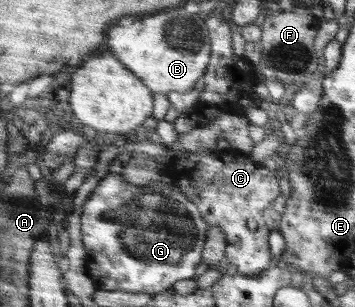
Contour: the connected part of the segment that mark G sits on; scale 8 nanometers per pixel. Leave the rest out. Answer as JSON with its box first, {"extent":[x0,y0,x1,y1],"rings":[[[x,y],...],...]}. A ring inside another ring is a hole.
{"extent":[81,175,207,291],"rings":[[[108,175],[85,201],[81,223],[87,273],[99,291],[170,291],[177,281],[193,278],[203,261],[207,222],[179,189],[131,185],[119,175]]]}

